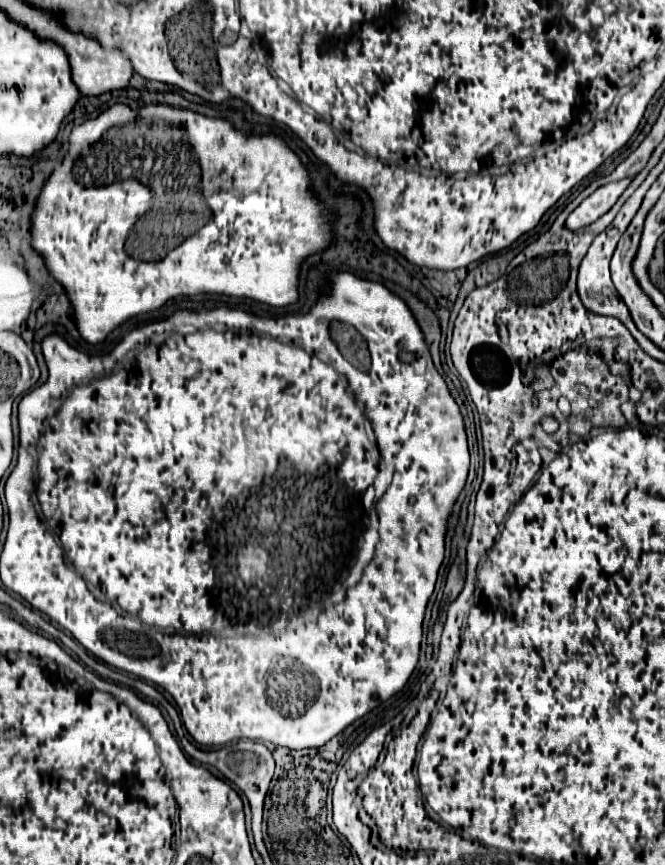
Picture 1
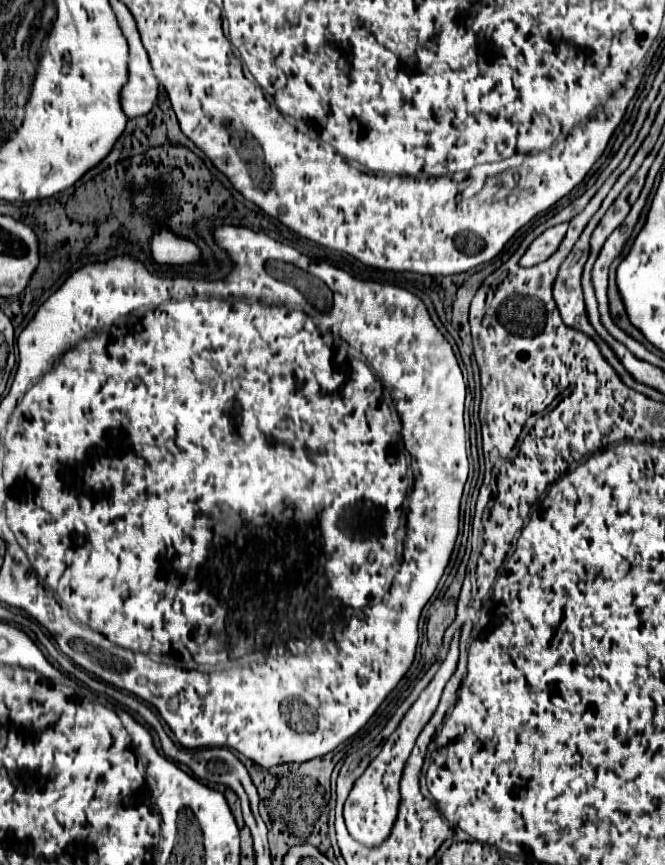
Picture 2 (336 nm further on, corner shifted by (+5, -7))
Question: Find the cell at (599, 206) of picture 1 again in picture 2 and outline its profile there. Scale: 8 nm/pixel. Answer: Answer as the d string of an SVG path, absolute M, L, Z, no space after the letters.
M559 223L559 225L551 227L551 229L547 229L545 233L541 233L541 235L529 245L529 249L527 249L527 253L521 257L519 265L523 265L523 267L533 267L533 265L537 265L537 263L549 259L551 253L553 253L553 251L559 247L559 243L563 241L567 229L569 229L569 223Z

